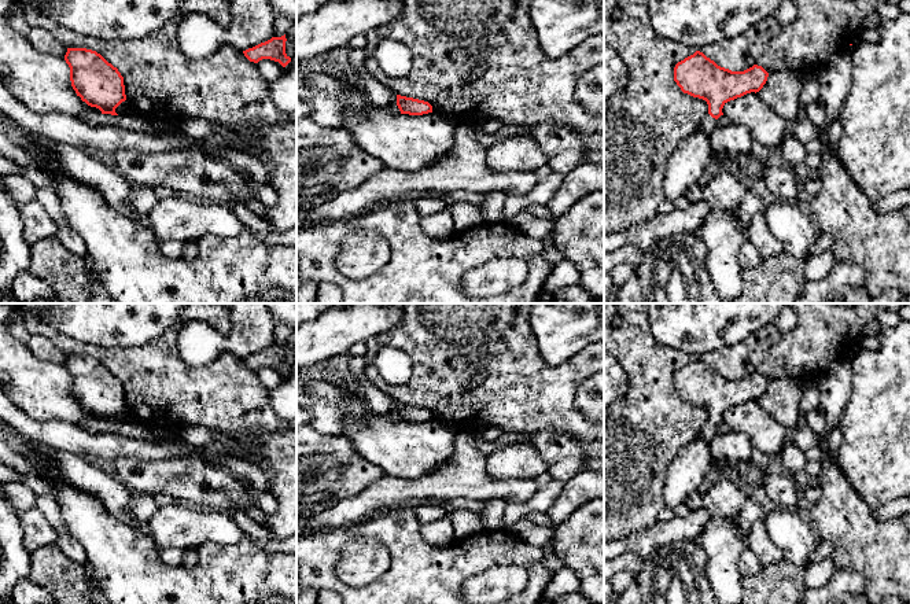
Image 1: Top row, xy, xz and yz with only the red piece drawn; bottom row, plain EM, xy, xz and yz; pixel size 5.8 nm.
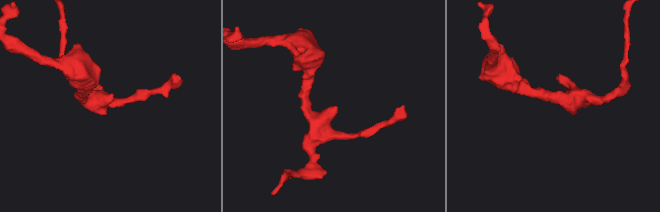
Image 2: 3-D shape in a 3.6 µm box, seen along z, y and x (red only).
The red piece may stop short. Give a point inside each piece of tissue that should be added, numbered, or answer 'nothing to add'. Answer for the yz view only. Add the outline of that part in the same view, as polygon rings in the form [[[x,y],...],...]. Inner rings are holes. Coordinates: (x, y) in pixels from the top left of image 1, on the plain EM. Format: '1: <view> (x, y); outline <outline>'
1: yz (708, 431); outline [[[710,421],[704,424],[703,430],[699,434],[699,438],[710,442],[715,435],[718,434],[718,430],[715,426],[712,426]]]

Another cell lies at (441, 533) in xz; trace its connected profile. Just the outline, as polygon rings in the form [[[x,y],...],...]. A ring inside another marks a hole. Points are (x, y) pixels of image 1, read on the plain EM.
[[[447,515],[438,520],[420,524],[420,534],[425,542],[436,546],[447,546],[456,541],[454,528]]]

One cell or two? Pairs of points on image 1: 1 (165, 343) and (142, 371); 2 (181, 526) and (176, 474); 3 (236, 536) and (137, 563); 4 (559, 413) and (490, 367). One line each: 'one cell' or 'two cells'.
1: one cell
2: two cells
3: two cells
4: one cell

